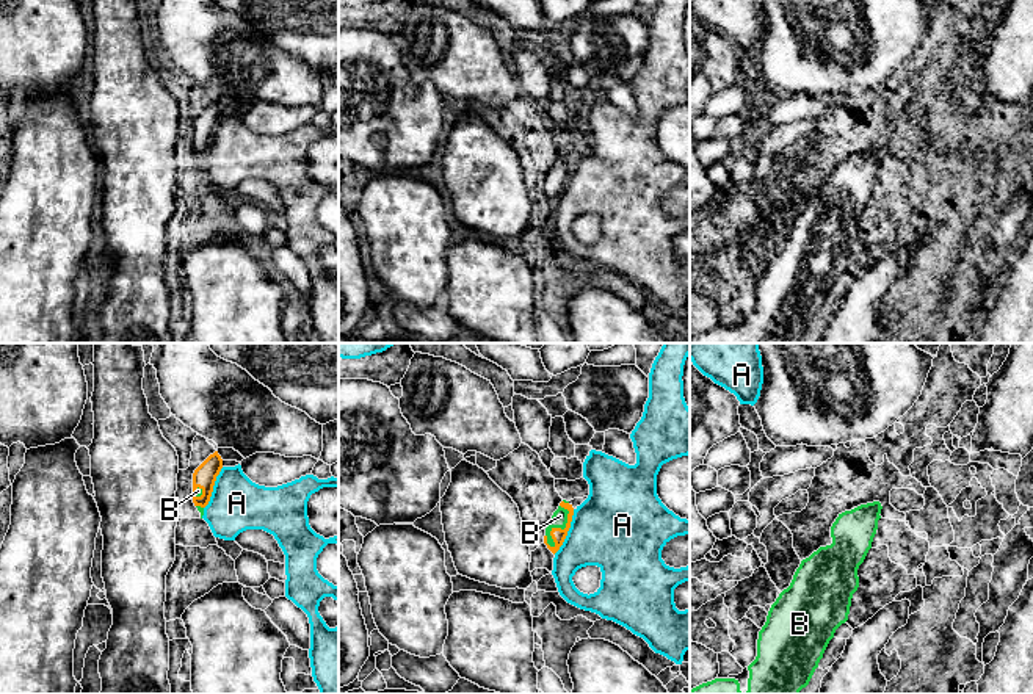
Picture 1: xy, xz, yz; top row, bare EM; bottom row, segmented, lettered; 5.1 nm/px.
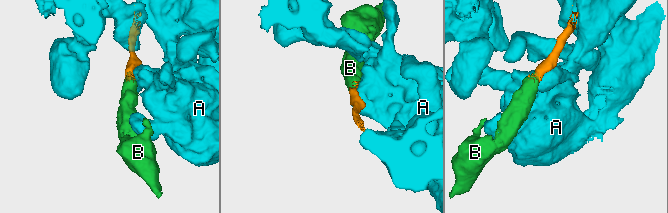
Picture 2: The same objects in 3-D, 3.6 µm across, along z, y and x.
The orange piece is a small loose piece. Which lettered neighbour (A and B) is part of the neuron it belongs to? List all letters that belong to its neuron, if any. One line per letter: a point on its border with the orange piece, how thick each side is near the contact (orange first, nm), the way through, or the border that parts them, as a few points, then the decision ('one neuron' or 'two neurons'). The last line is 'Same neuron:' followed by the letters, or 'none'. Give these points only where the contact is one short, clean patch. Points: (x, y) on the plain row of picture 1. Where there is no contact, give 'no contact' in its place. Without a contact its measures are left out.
A: xz (568, 179) | 70/440 nm | two neurons
B: xz (560, 177) | 70/80 nm | across xz (558, 184), (560, 177), (560, 165) | one neuron
Same neuron: B

